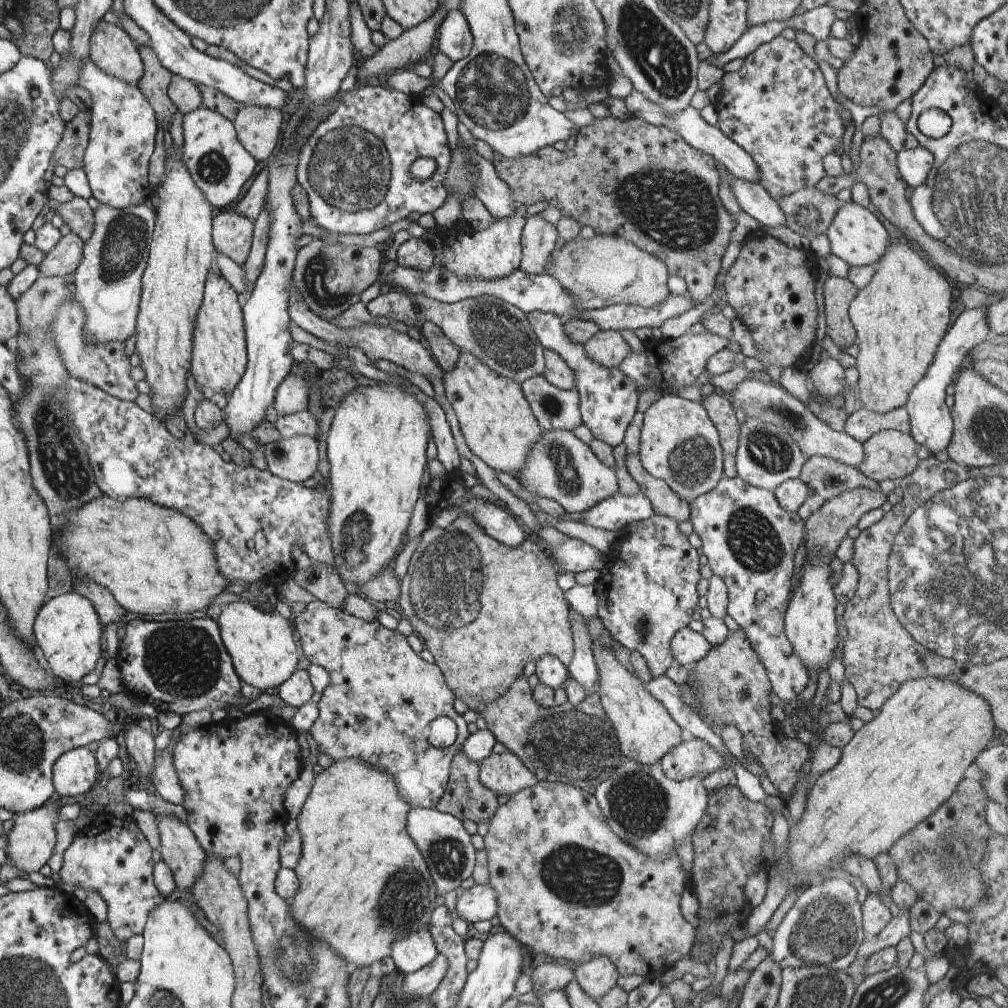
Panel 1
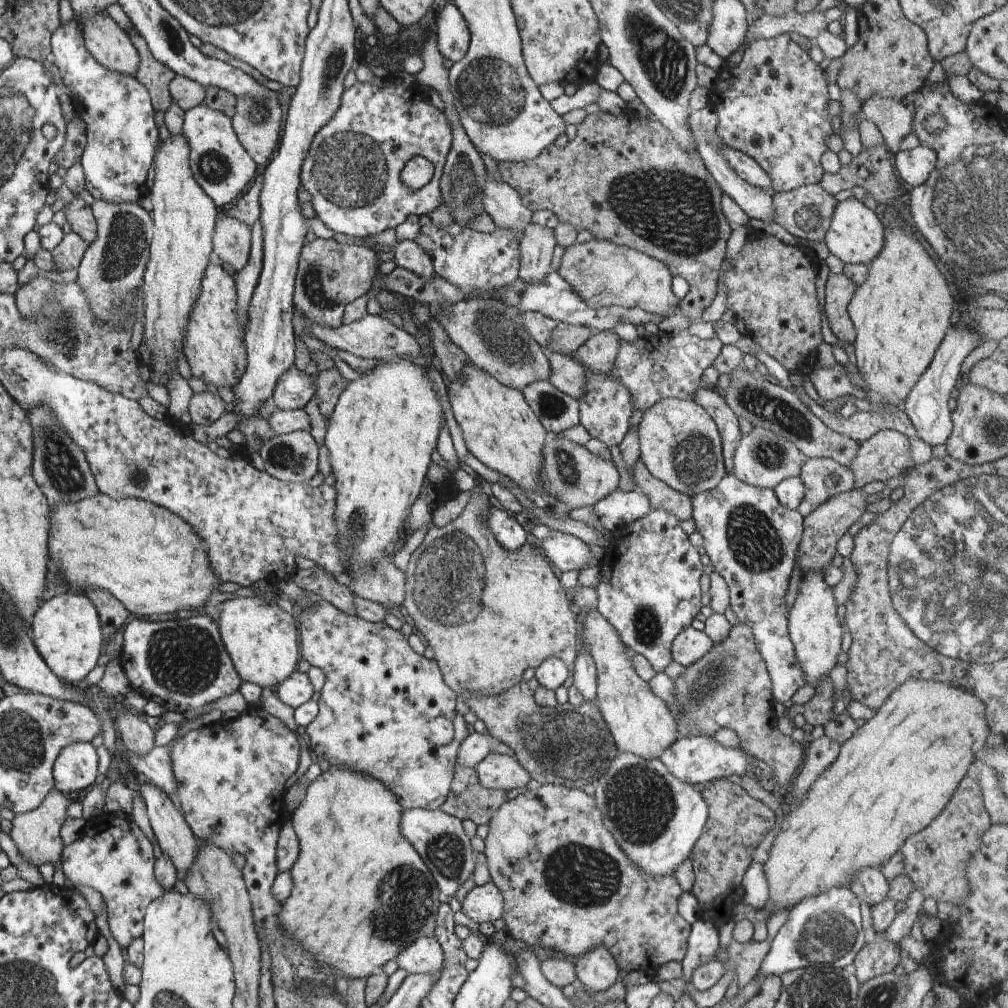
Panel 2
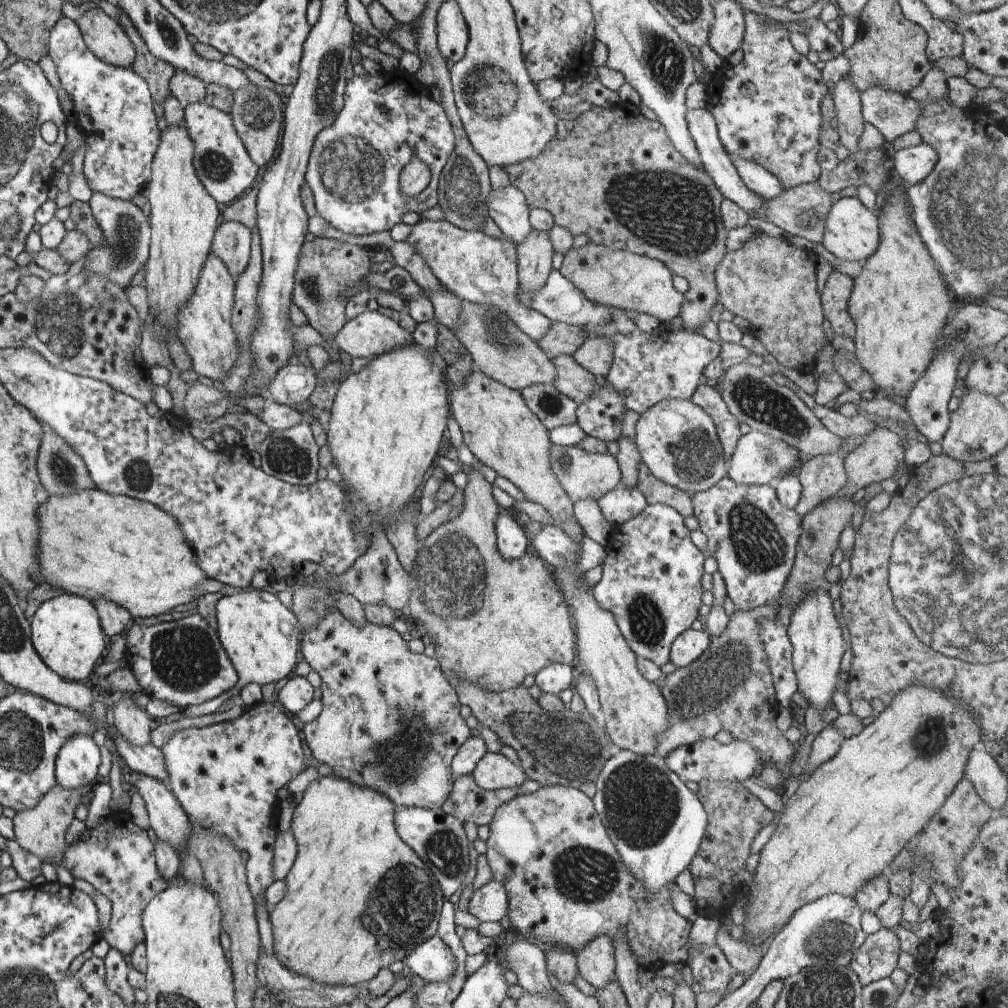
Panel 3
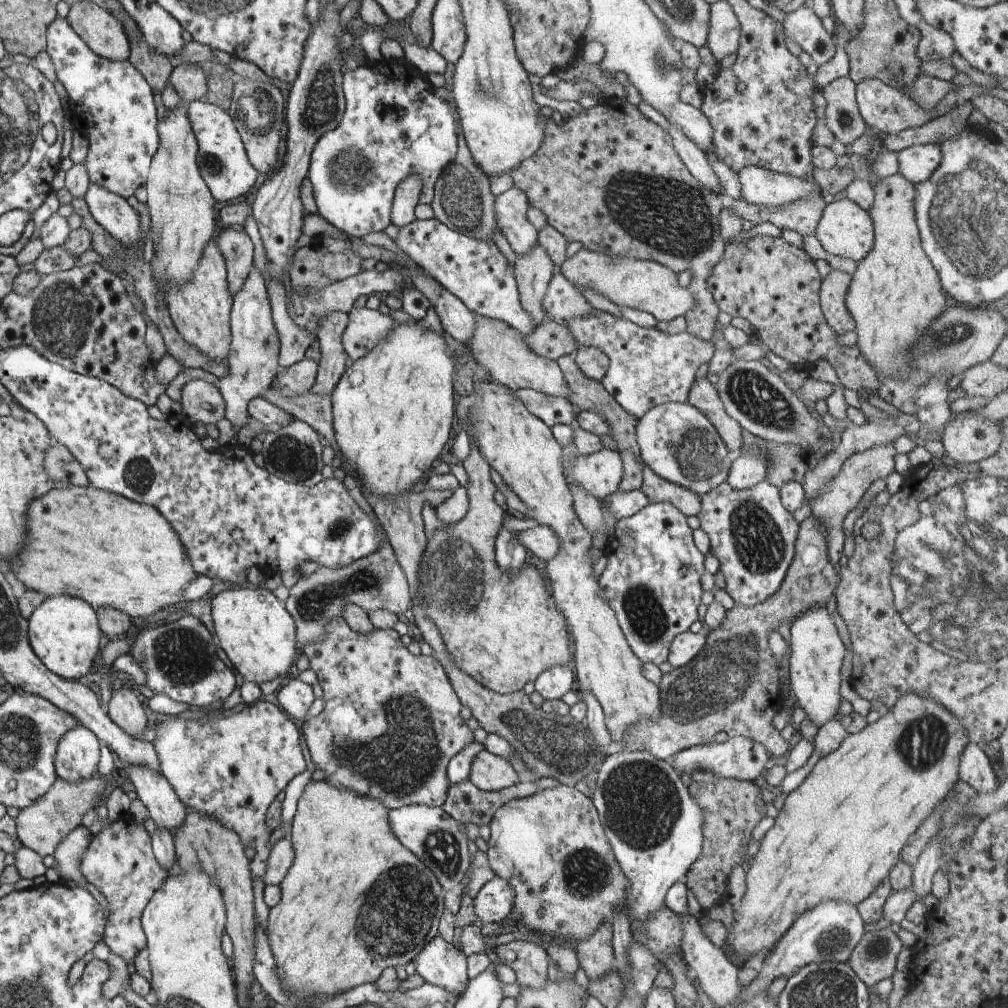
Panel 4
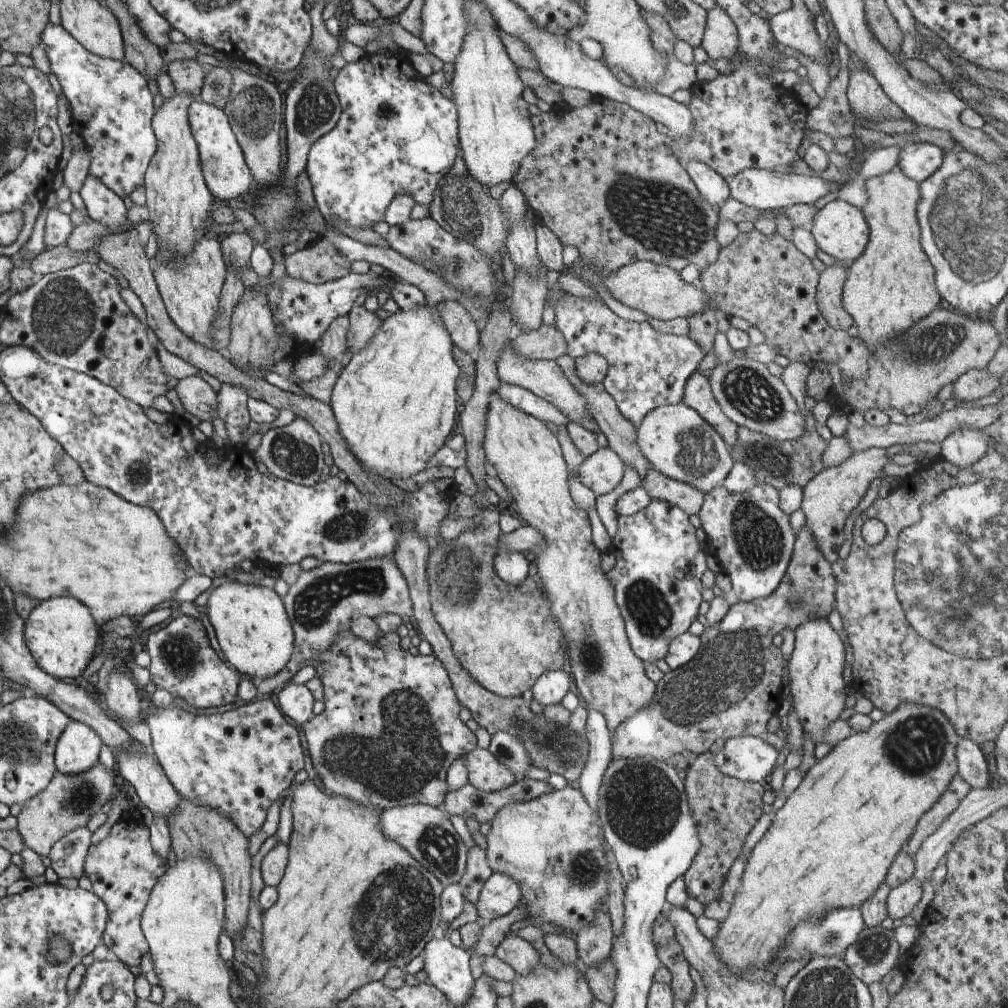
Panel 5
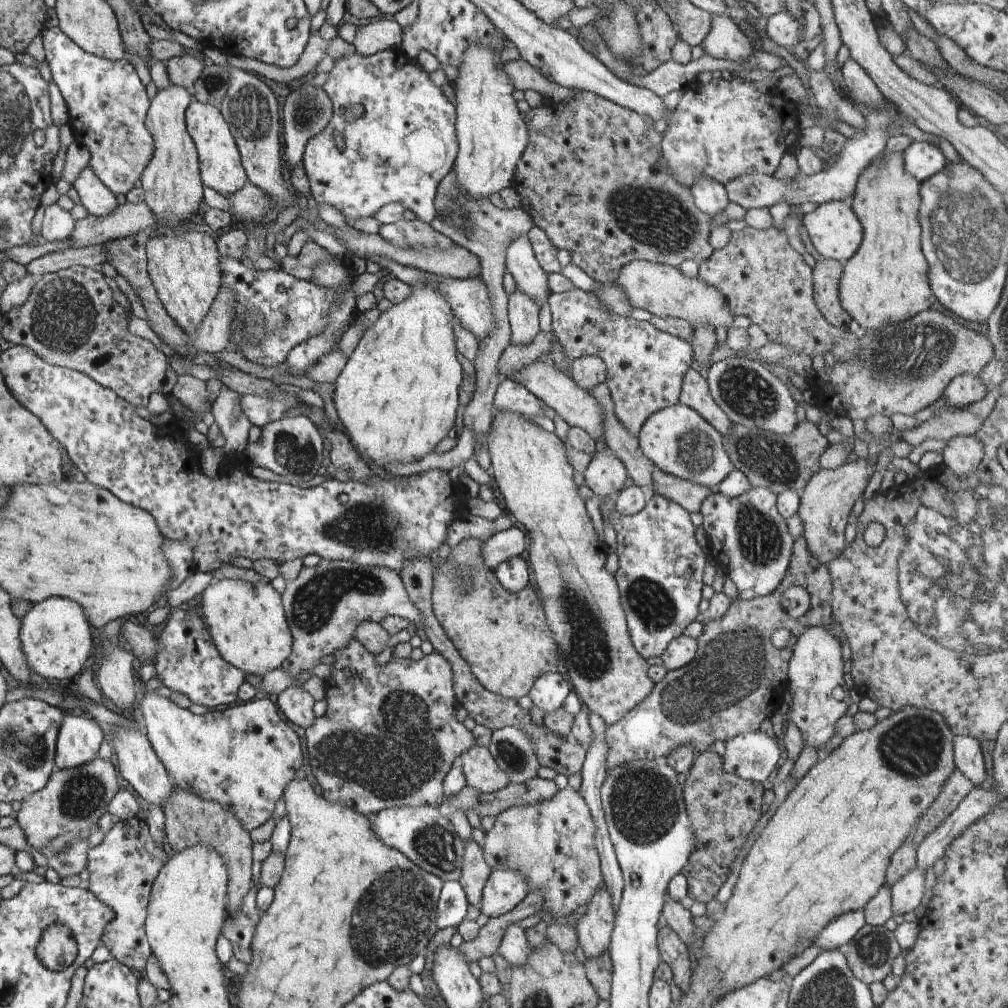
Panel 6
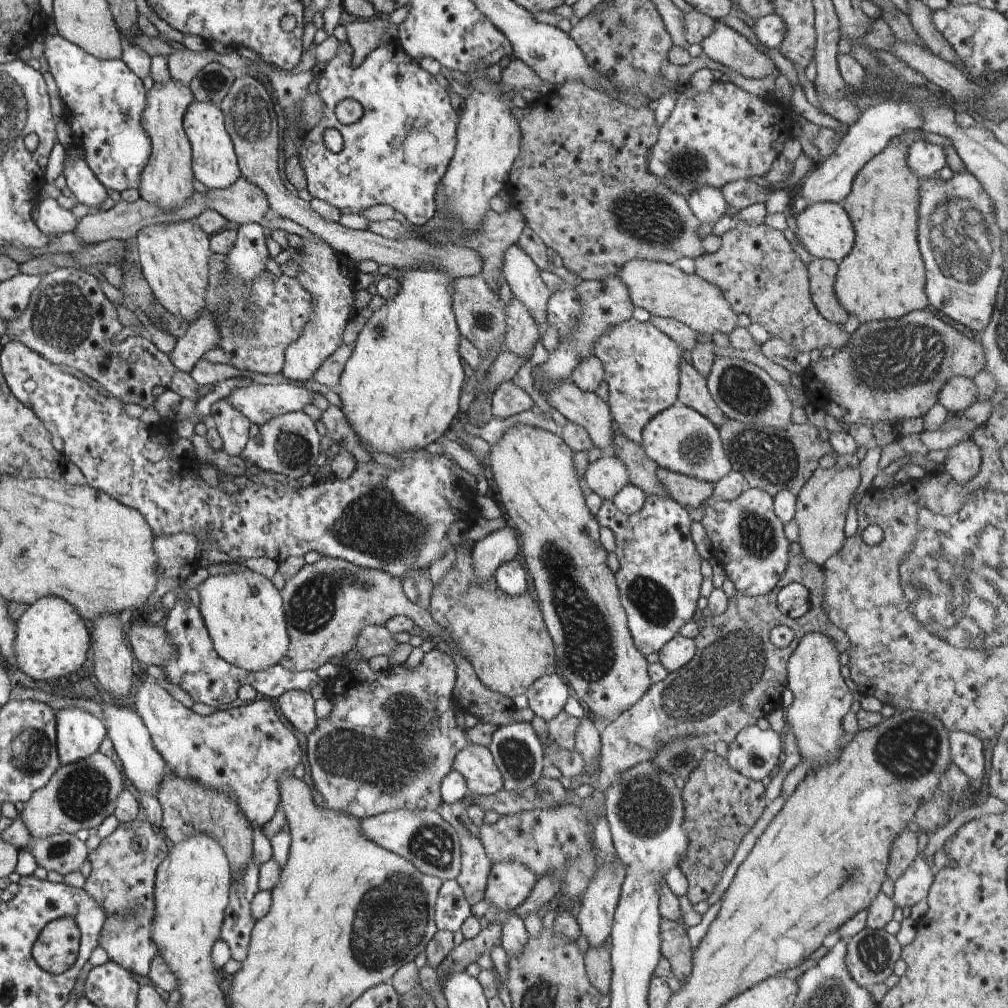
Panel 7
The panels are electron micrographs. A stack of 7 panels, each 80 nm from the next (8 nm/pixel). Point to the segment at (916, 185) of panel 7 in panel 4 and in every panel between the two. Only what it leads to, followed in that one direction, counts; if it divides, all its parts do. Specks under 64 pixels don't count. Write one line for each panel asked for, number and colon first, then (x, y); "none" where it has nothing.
4: (895, 293)
5: (891, 286)
6: (886, 282)

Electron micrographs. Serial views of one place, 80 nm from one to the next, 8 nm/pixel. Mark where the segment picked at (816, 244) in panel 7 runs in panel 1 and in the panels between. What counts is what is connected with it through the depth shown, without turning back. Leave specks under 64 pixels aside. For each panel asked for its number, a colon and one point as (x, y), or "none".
1: (856, 235)
2: (856, 236)
3: (852, 232)
4: (845, 229)
5: (839, 229)
6: (836, 232)

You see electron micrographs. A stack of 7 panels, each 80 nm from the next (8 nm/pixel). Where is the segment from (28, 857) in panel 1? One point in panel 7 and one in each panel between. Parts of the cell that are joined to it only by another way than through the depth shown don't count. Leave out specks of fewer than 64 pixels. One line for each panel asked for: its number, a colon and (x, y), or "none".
2: (36, 834)
3: (40, 830)
4: (41, 827)
5: (68, 802)
6: (74, 799)
7: (80, 795)

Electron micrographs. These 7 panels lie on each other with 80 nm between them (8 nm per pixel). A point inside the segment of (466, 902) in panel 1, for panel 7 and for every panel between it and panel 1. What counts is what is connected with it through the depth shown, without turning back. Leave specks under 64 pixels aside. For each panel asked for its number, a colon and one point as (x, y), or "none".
2: (484, 903)
3: (490, 903)
4: (494, 901)
5: (500, 894)
6: (504, 889)
7: (509, 884)

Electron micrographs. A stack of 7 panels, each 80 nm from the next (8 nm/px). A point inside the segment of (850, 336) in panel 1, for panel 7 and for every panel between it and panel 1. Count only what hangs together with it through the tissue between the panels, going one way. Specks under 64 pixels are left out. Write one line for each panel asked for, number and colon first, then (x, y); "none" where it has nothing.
2: (840, 289)
3: (838, 289)
4: (834, 287)
5: (831, 281)
6: (827, 274)
7: (822, 272)

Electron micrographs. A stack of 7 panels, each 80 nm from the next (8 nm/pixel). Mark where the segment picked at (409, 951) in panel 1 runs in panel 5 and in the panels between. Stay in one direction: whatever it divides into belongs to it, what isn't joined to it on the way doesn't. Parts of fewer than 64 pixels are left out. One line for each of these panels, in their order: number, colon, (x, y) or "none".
2: (425, 955)
3: (433, 961)
4: (439, 962)
5: (447, 967)

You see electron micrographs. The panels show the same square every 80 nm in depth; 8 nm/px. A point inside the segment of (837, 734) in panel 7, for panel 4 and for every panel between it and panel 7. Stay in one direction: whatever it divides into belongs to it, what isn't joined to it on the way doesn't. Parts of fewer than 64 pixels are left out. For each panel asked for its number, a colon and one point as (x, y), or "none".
4: (817, 651)
5: (815, 669)
6: (815, 674)

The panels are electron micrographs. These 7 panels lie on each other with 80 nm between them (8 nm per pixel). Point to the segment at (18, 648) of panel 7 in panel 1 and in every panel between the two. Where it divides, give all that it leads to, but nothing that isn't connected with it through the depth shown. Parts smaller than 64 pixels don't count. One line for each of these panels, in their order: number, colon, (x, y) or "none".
1: (67, 630)
2: (67, 629)
3: (66, 631)
4: (64, 632)
5: (61, 632)
6: (56, 637)

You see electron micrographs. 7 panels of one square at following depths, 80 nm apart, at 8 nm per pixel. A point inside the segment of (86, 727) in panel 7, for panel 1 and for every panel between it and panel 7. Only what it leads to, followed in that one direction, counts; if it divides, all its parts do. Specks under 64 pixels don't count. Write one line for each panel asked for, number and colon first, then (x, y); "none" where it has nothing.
1: (75, 772)
2: (76, 768)
3: (78, 761)
4: (76, 760)
5: (77, 751)
6: (79, 738)

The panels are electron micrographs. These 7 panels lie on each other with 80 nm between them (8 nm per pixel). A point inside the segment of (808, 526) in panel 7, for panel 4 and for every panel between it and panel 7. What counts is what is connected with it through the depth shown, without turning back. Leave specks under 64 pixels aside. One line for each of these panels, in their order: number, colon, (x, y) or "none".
4: (858, 472)
5: (828, 499)
6: (827, 499)

